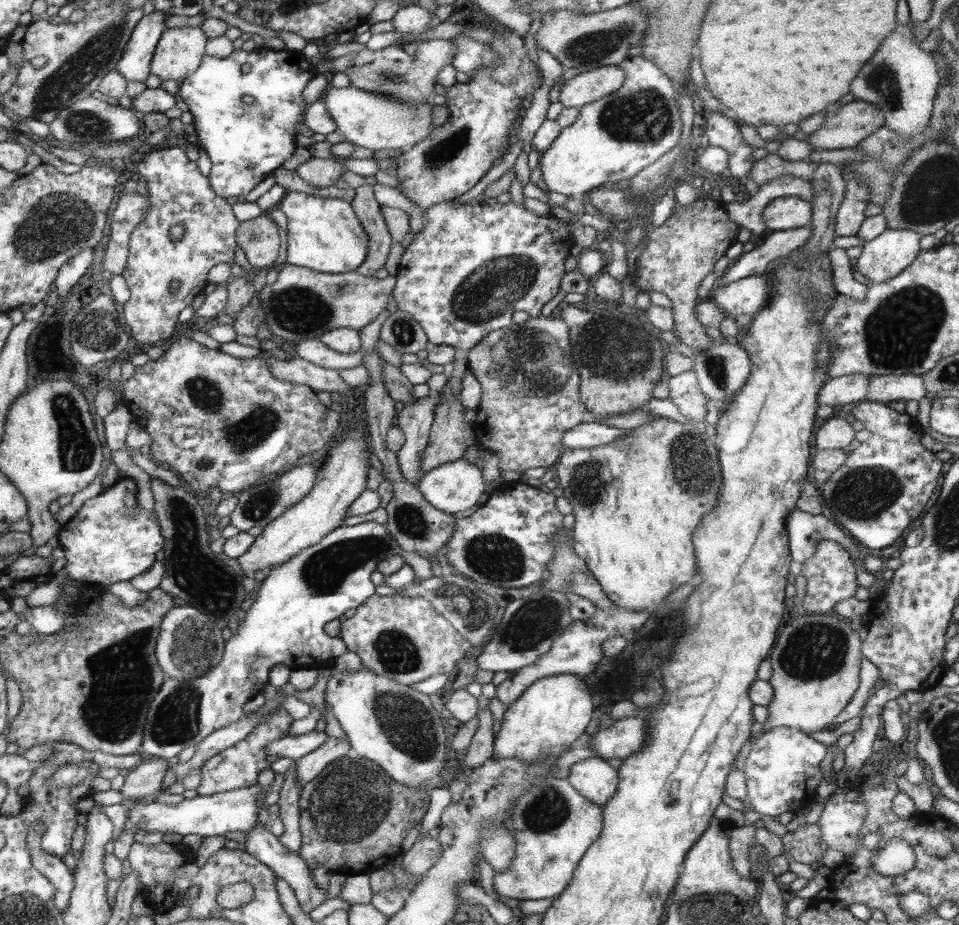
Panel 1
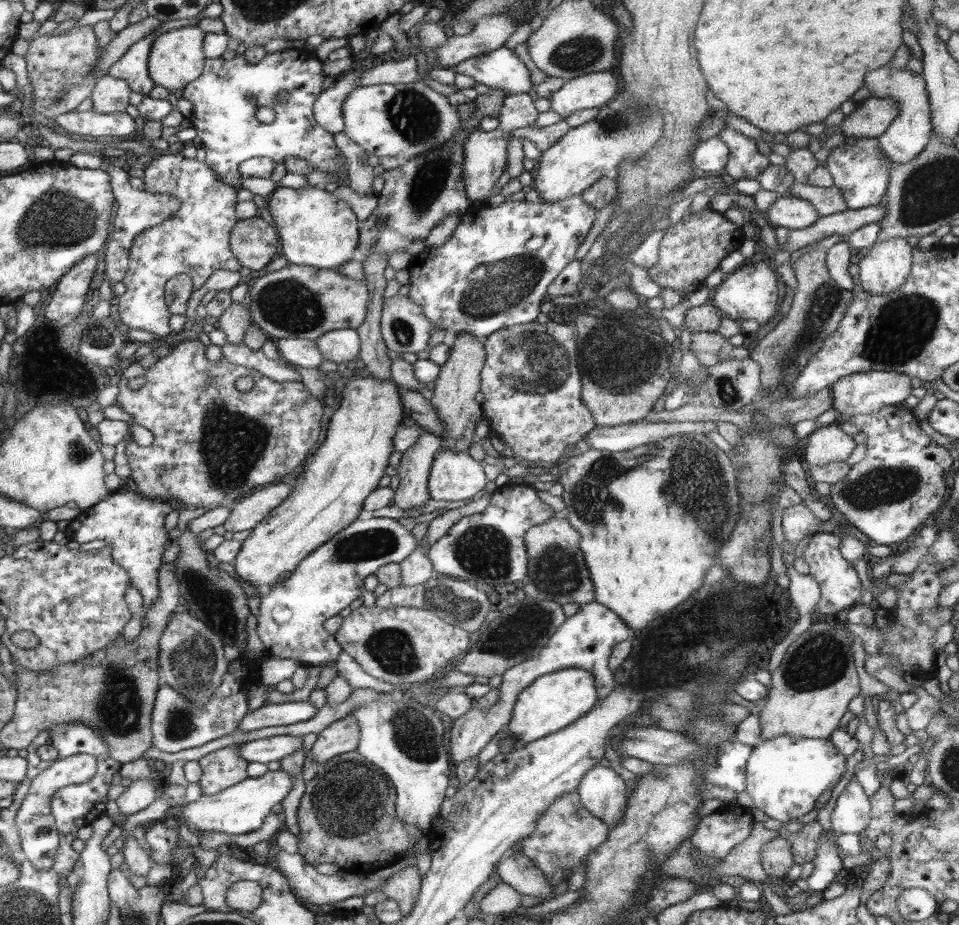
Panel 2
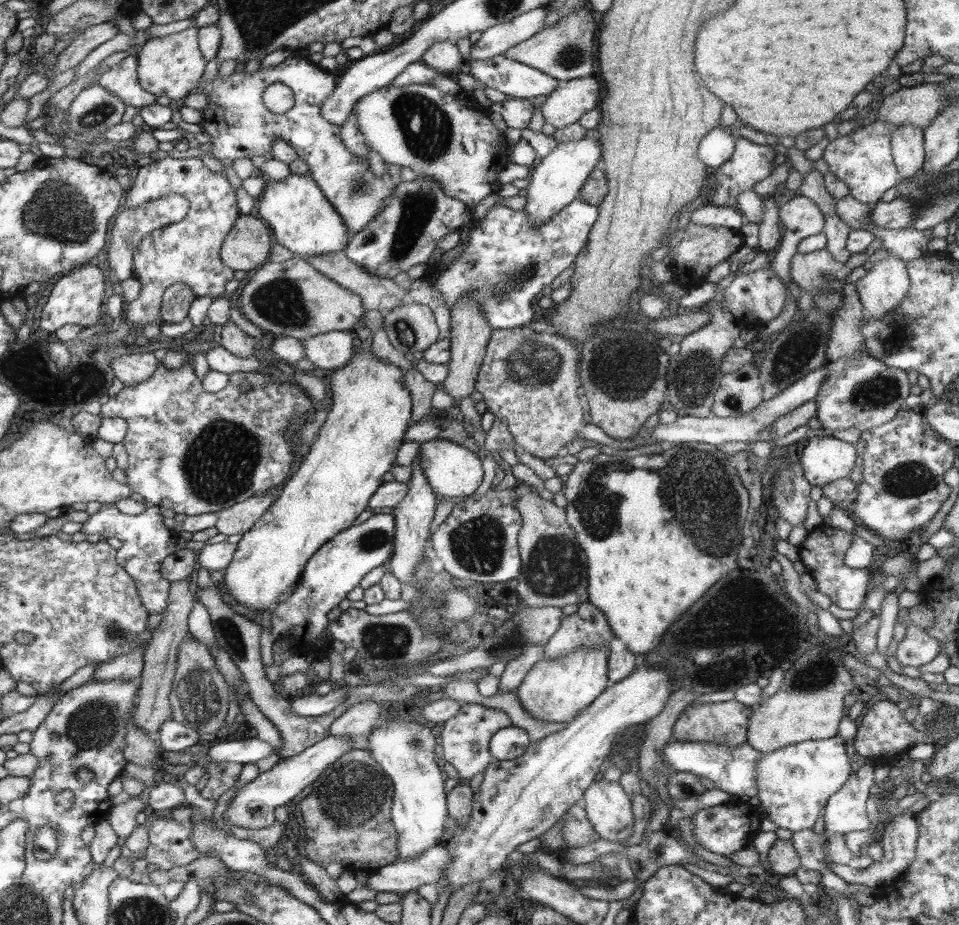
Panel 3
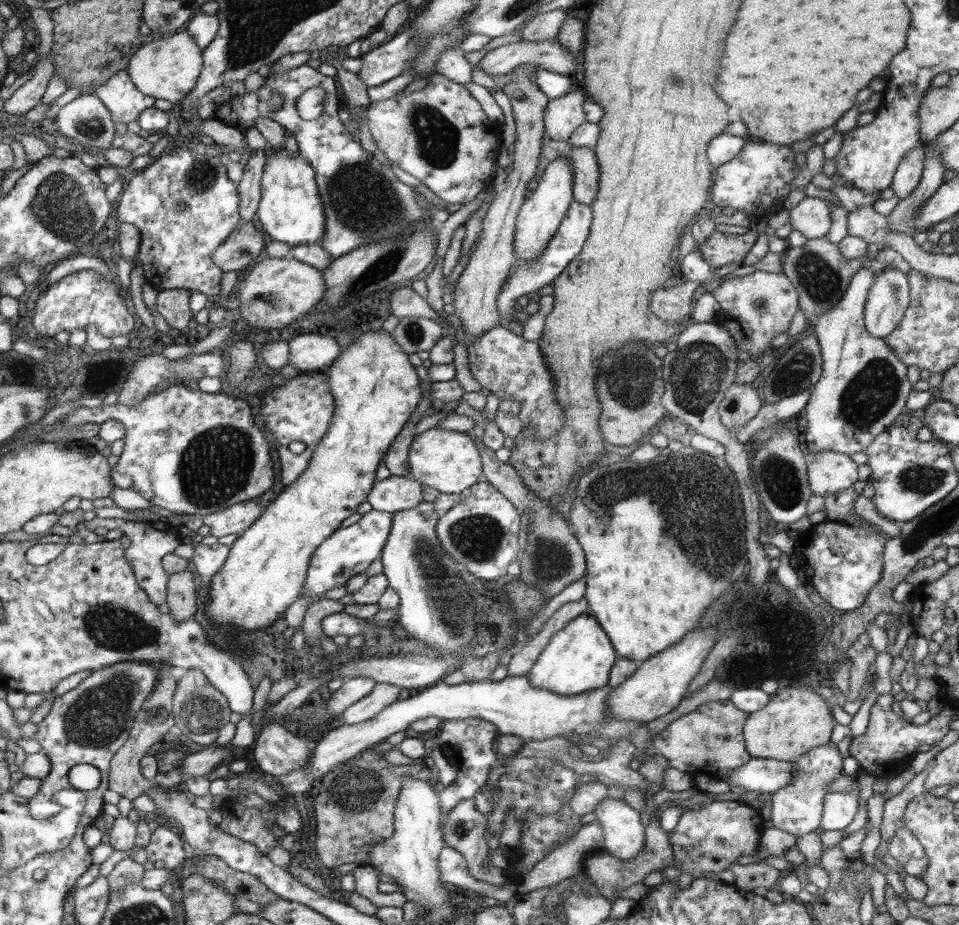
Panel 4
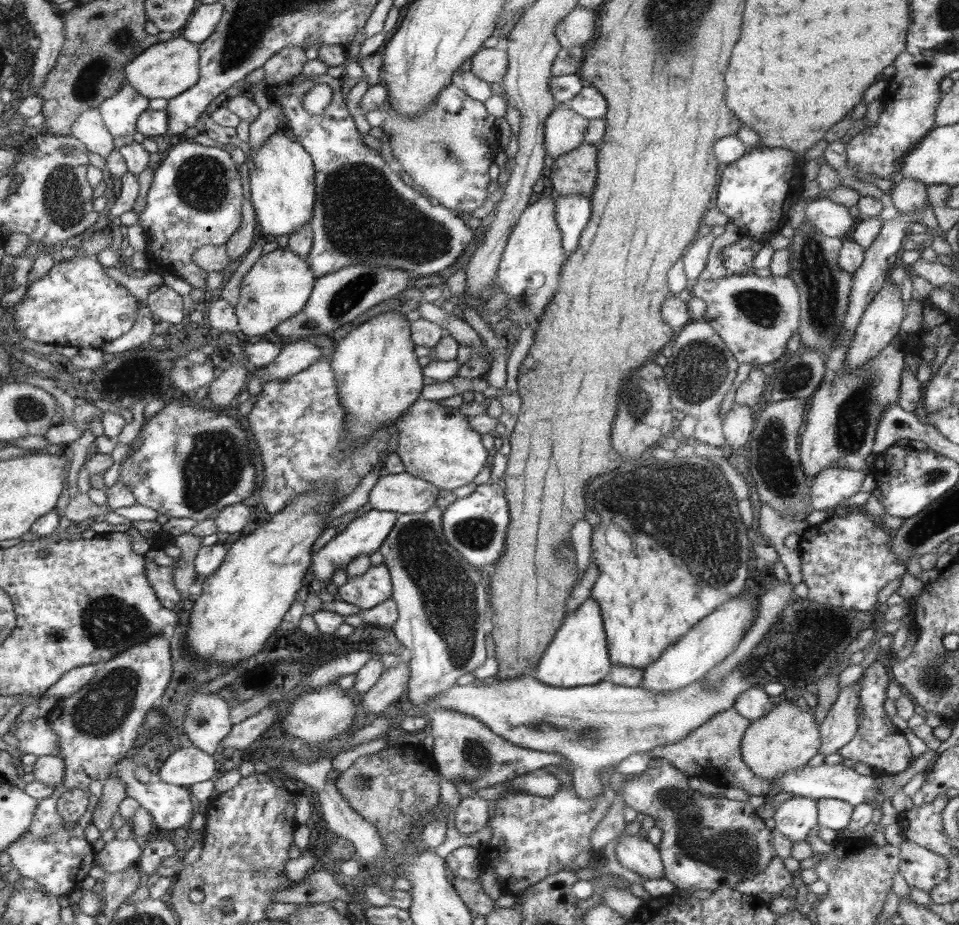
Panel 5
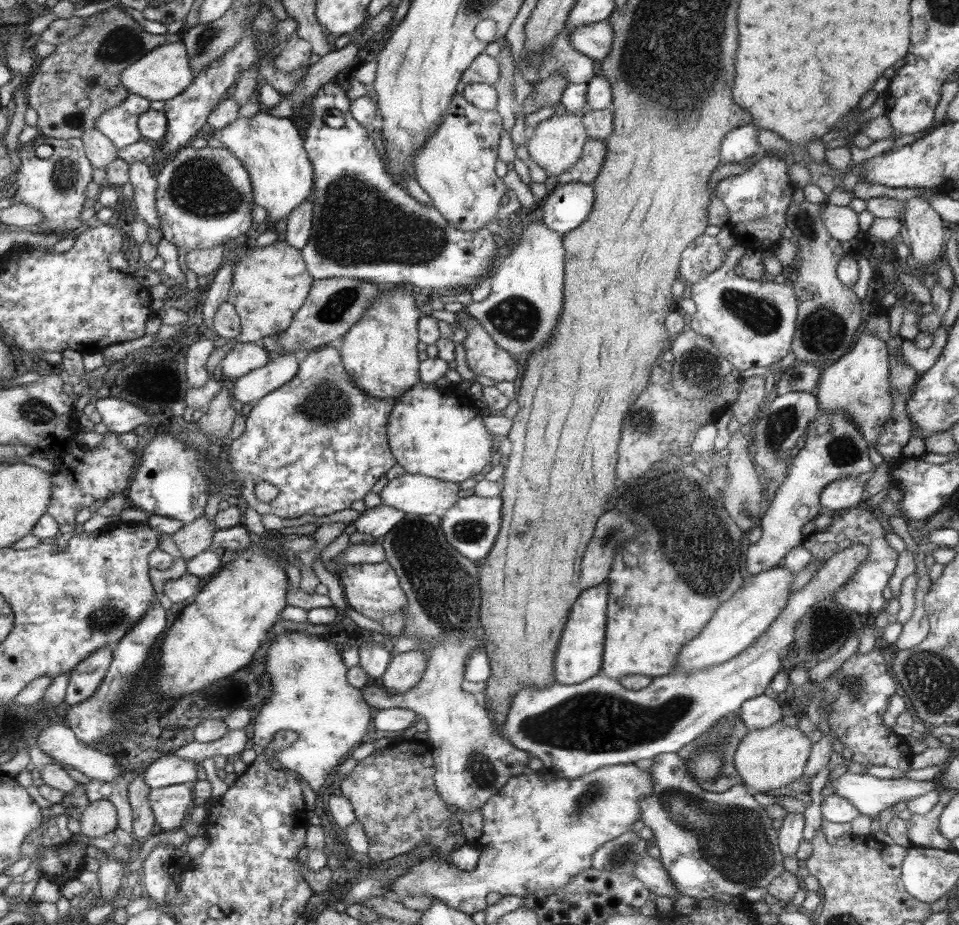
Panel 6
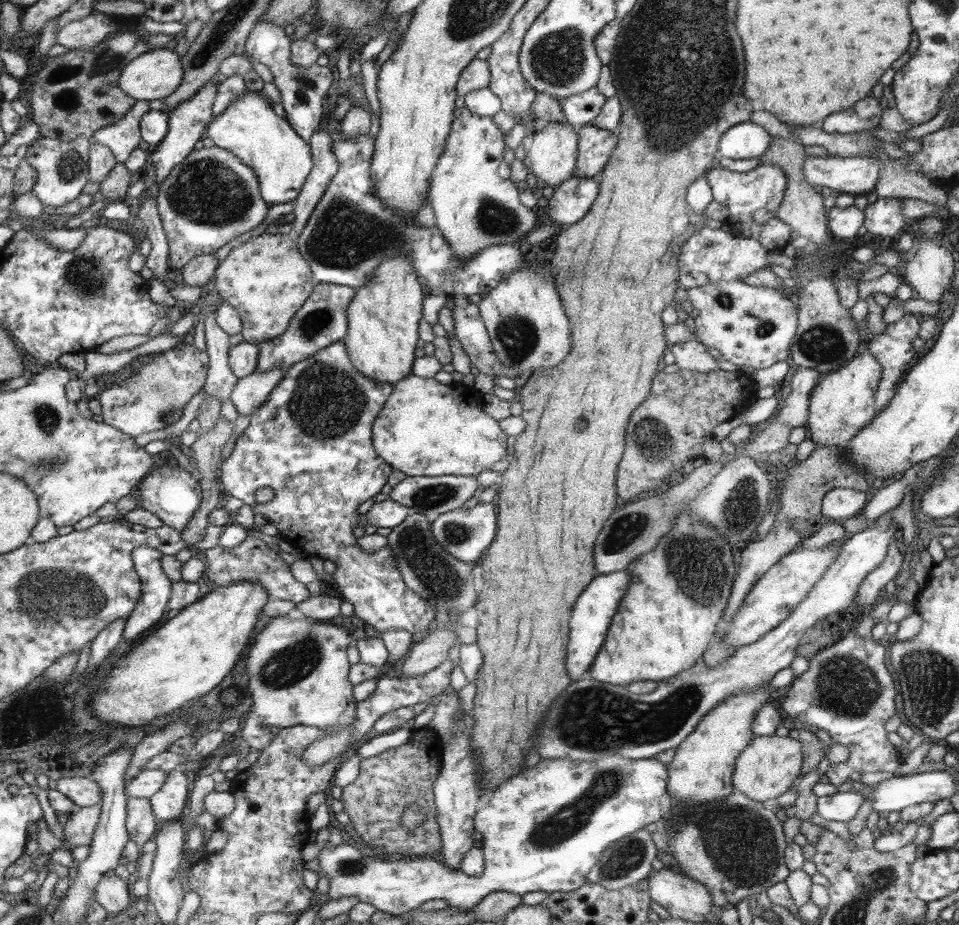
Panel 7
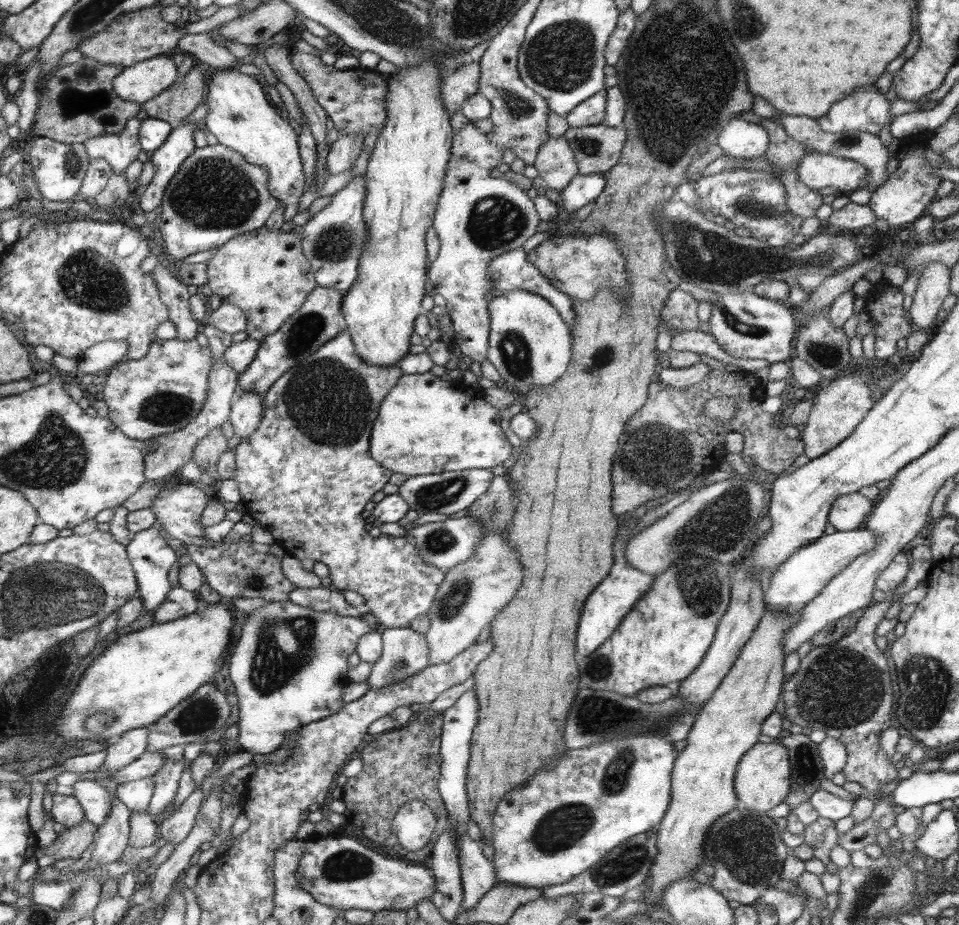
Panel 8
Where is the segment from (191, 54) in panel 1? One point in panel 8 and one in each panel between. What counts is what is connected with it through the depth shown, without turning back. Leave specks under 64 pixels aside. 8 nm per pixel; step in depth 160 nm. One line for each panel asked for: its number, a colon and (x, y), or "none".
2: (177, 57)
3: (171, 66)
4: (170, 67)
5: (169, 68)
6: (165, 73)
7: (154, 75)
8: (145, 80)

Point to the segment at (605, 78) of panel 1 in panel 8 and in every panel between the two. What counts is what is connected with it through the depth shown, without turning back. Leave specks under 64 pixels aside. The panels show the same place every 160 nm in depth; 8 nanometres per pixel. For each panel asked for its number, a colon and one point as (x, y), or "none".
2: (593, 90)
3: (567, 105)
4: (564, 115)
5: (566, 129)
6: (556, 143)
7: (552, 150)
8: (556, 163)

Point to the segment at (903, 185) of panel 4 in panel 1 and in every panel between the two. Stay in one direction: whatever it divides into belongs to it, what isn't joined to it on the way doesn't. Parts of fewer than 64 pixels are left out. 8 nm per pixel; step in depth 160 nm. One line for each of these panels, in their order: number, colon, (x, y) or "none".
1: (901, 80)
2: (907, 136)
3: (908, 150)

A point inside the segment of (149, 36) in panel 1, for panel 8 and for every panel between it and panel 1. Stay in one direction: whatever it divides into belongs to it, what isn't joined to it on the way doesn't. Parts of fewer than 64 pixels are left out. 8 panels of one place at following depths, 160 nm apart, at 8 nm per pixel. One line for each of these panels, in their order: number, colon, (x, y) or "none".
2: (133, 68)
3: (122, 80)
4: (125, 101)
5: (120, 114)
6: (119, 123)
7: (122, 137)
8: (119, 150)

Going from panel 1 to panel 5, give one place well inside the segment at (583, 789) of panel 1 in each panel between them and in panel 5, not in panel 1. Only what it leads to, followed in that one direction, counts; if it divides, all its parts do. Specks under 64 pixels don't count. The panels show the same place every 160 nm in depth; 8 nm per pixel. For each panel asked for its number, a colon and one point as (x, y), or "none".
2: (603, 791)
3: (608, 806)
4: (624, 833)
5: (636, 853)

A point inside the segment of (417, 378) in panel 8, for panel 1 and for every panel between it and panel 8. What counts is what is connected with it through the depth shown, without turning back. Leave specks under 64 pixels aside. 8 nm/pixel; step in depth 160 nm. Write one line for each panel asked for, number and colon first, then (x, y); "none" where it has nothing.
1: (458, 485)
2: (455, 475)
3: (452, 470)
4: (448, 461)
5: (435, 442)
6: (432, 434)
7: (426, 429)

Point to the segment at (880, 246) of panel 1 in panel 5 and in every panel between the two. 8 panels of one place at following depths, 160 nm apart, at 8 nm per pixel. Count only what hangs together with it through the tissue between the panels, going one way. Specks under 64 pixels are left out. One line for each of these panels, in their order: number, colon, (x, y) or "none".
2: (885, 267)
3: (886, 284)
4: (889, 297)
5: (880, 322)

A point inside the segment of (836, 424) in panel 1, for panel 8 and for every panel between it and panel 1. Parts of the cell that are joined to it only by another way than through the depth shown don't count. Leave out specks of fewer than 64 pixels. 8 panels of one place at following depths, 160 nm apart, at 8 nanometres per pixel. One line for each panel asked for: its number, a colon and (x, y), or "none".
2: (829, 444)
3: (825, 459)
4: (828, 472)
5: (830, 488)
6: (843, 494)
7: (840, 503)
8: (849, 512)

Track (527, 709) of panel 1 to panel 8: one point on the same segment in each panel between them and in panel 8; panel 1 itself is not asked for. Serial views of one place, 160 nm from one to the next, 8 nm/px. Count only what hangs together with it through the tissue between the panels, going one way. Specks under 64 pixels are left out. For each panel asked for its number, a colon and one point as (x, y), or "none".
2: (550, 703)
3: (556, 690)
4: (577, 659)
5: (578, 656)
6: (580, 654)
7: (589, 623)
8: (616, 595)

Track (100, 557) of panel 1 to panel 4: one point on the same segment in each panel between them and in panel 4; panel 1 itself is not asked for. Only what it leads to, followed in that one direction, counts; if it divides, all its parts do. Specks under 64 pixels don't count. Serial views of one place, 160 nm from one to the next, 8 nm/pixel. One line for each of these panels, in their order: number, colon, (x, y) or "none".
2: (134, 525)
3: (147, 542)
4: (151, 540)

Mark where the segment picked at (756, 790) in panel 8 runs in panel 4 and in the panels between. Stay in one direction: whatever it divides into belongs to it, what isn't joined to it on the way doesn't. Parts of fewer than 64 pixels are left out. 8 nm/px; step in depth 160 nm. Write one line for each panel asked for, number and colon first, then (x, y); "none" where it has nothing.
4: (796, 720)
5: (785, 739)
6: (767, 759)
7: (770, 765)

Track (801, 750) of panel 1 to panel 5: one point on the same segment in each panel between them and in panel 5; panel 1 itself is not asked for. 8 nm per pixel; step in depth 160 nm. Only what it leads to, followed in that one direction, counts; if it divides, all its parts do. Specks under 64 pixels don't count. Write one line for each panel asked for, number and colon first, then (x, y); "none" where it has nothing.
2: (785, 775)
3: (795, 781)
4: (797, 808)
5: (794, 818)

